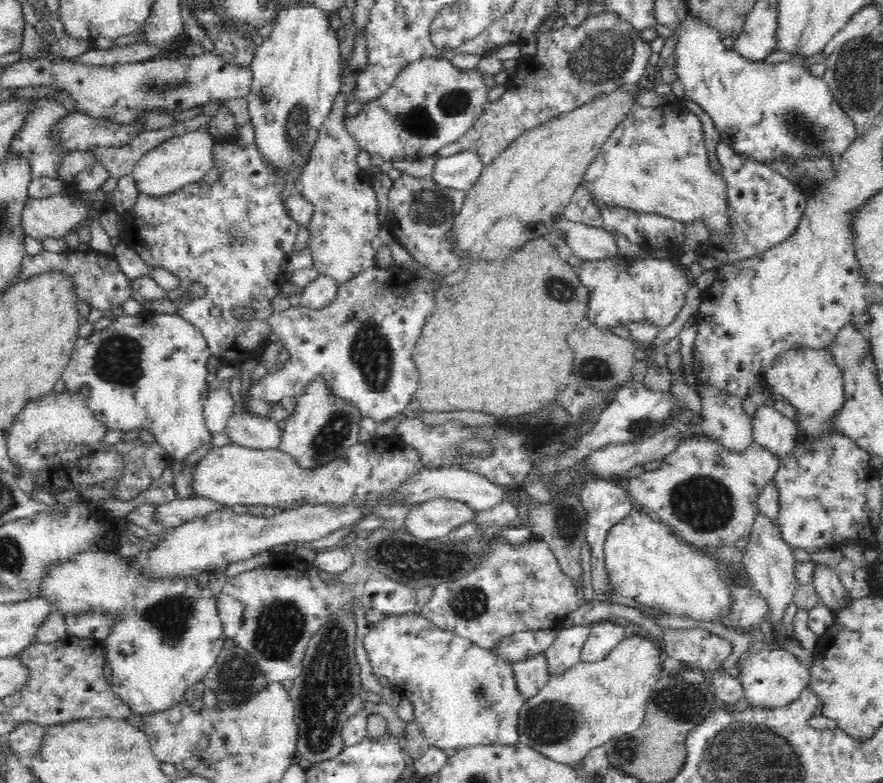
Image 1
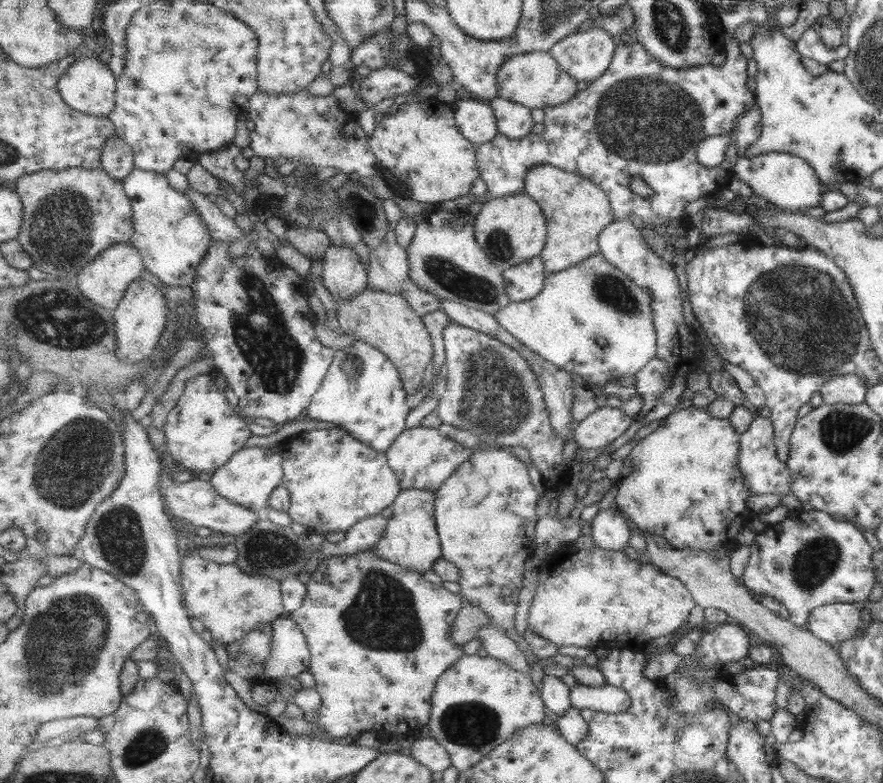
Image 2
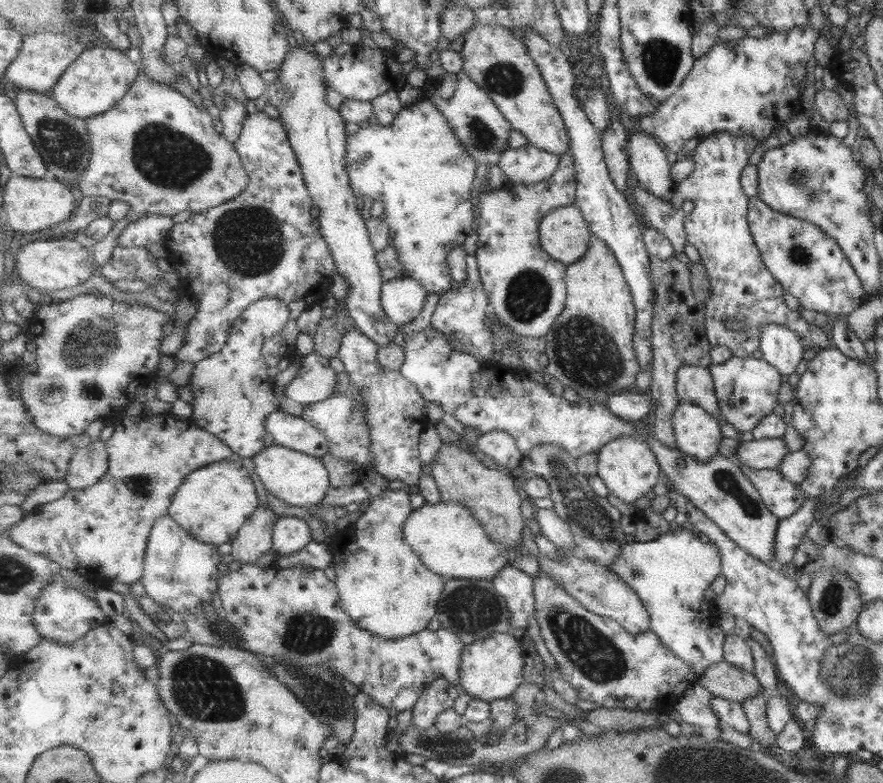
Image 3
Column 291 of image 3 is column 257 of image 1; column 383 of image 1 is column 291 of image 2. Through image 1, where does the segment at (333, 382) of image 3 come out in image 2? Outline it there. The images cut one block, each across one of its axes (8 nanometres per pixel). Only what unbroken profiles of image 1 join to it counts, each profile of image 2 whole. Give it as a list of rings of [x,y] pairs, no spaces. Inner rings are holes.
[[[212,238],[212,248],[209,250],[209,254],[205,256],[205,260],[201,262],[201,266],[197,270],[197,278],[191,284],[198,328],[205,335],[207,348],[213,356],[214,369],[218,370],[225,377],[228,386],[238,397],[238,406],[249,419],[255,417],[268,418],[278,426],[301,419],[306,413],[306,409],[310,407],[315,393],[322,387],[323,382],[326,380],[327,373],[330,370],[336,353],[336,350],[324,345],[318,339],[318,334],[314,328],[317,318],[314,313],[314,308],[311,308],[310,295],[312,292],[307,288],[307,278],[301,277],[293,268],[289,268],[280,260],[257,255],[231,258],[229,248],[230,246],[226,243],[215,241]]]

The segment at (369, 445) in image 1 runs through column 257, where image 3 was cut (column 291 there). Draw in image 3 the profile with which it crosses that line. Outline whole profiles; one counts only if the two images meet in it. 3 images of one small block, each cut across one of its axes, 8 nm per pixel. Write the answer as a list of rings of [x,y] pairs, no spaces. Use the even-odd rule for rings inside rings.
[[[276,443],[265,447],[251,460],[250,469],[257,473],[267,492],[291,506],[311,507],[323,502],[330,490],[330,472],[321,458]]]

